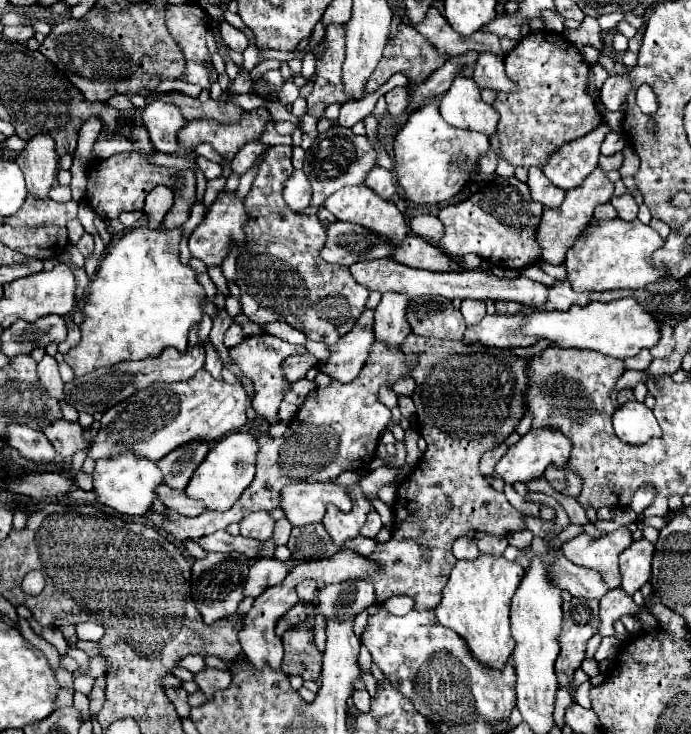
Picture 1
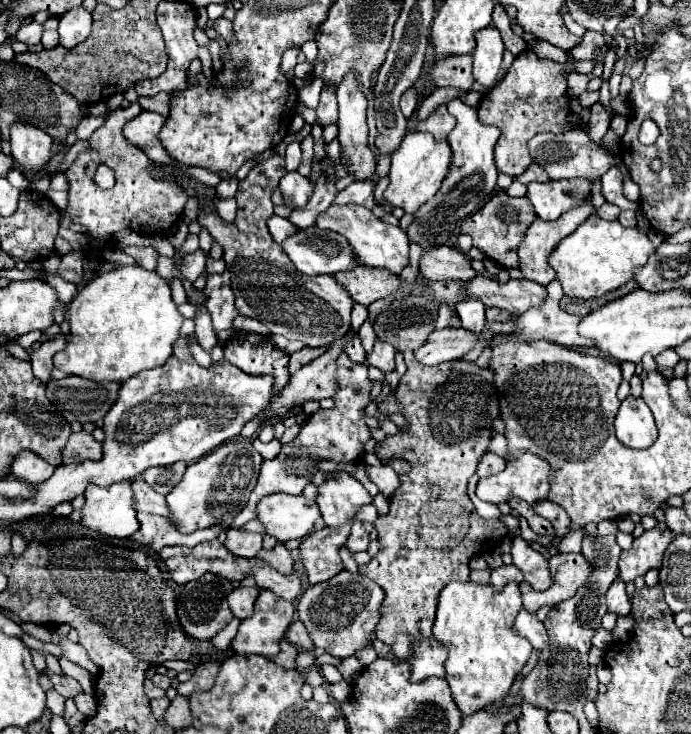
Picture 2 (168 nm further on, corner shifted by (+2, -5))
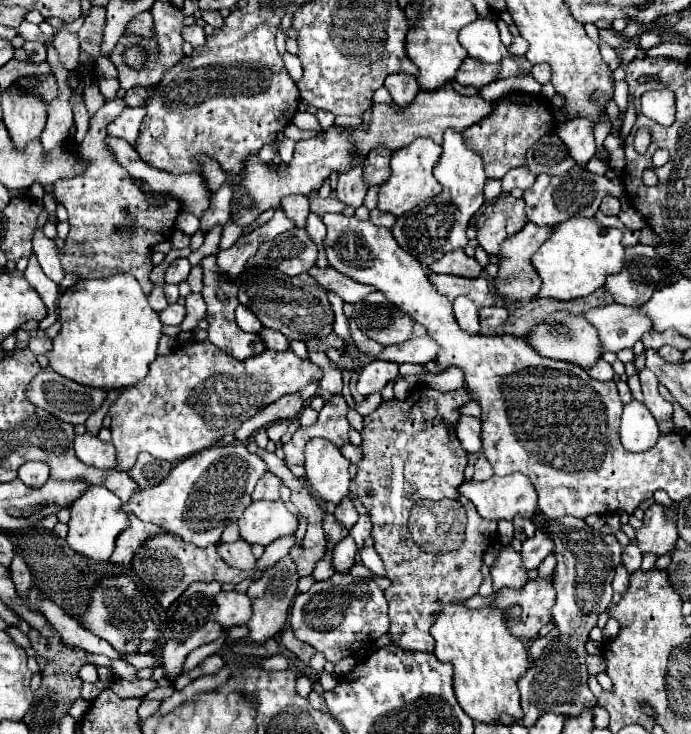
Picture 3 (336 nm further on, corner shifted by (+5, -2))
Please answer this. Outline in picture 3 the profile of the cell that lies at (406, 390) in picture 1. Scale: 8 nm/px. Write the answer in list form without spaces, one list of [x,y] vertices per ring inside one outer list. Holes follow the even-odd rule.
[[[349,319],[349,328],[351,338],[353,342],[357,344],[360,351],[366,354],[378,355],[384,348],[383,345],[371,340],[365,333],[361,331],[361,329],[357,328],[355,320]]]

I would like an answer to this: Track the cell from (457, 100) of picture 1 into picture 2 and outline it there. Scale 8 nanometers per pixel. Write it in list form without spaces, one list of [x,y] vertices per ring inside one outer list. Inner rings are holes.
[[[452,99],[448,103],[448,111],[458,121],[448,135],[448,145],[452,149],[452,169],[448,169],[448,177],[444,177],[438,193],[414,213],[414,221],[406,229],[410,243],[420,245],[422,251],[428,251],[436,245],[450,245],[452,235],[456,235],[454,229],[460,225],[460,221],[480,211],[490,199],[488,195],[496,189],[498,171],[494,165],[494,145],[500,137],[500,131],[496,127],[482,125],[476,111],[460,99]]]

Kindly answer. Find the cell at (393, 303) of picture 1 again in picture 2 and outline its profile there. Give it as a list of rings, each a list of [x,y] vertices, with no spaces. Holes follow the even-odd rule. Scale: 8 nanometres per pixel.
[[[378,339],[376,345],[374,345],[374,349],[368,353],[366,365],[376,367],[382,373],[392,373],[396,369],[396,365],[394,365],[394,353],[396,353],[396,349],[390,343]]]

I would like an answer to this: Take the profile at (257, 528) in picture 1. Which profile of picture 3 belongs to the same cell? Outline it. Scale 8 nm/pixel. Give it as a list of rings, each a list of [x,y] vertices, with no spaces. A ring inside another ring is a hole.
[[[237,540],[237,542],[231,542],[231,544],[219,544],[217,550],[219,550],[219,556],[225,562],[229,562],[231,566],[235,566],[239,570],[249,570],[249,568],[253,568],[257,564],[249,542]]]

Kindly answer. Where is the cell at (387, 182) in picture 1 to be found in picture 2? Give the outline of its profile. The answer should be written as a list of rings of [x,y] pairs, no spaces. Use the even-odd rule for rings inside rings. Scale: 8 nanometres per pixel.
[[[354,181],[344,191],[336,195],[336,205],[364,205],[368,209],[374,207],[374,195],[372,195],[372,181]]]

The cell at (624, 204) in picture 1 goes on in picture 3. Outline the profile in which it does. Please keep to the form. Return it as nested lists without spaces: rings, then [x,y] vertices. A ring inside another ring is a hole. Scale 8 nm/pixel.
[[[627,208],[619,212],[619,220],[629,228],[629,230],[641,230],[645,228],[645,218],[635,210],[635,208]]]

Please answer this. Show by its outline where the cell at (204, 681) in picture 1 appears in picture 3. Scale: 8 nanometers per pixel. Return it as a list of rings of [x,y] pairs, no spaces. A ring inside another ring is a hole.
[[[213,654],[213,656],[205,658],[205,660],[203,660],[203,664],[199,666],[201,674],[215,674],[215,672],[217,672],[217,670],[221,670],[221,668],[223,668],[223,658],[221,658],[219,654]]]

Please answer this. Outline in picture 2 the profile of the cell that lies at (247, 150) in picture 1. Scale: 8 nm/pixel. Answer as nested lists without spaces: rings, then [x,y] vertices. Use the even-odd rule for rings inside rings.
[[[230,177],[226,181],[220,181],[220,185],[216,187],[216,195],[220,199],[228,199],[228,197],[234,197],[236,195],[236,189],[238,189],[238,179],[236,177]]]

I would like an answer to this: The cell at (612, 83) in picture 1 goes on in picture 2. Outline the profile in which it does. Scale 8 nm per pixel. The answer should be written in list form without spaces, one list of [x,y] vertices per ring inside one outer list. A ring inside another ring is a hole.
[[[600,103],[592,105],[592,109],[590,109],[590,121],[586,125],[586,133],[588,133],[588,137],[592,141],[596,141],[596,145],[602,143],[602,137],[606,135],[608,125],[610,125],[610,117],[604,111],[604,107]]]

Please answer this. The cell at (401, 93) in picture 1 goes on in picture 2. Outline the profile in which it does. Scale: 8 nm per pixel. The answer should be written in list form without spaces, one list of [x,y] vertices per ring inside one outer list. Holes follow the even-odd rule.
[[[410,87],[404,91],[404,95],[400,99],[400,109],[402,109],[404,117],[410,117],[416,111],[416,105],[418,105],[418,91],[414,87]]]

